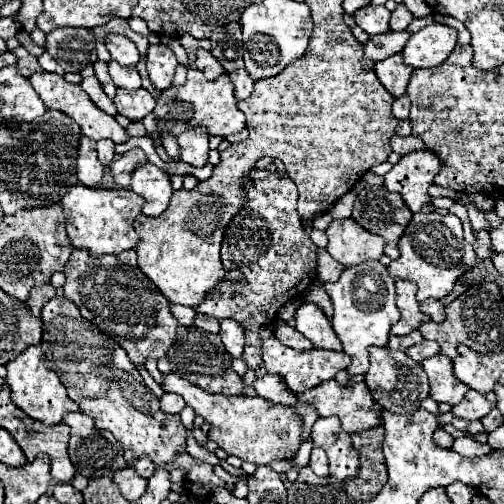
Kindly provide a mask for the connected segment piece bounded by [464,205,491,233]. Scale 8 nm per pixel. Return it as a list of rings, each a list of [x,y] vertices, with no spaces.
[[[464,205],[468,212],[473,233],[490,229],[490,223],[485,219],[484,214],[476,209],[474,205]]]

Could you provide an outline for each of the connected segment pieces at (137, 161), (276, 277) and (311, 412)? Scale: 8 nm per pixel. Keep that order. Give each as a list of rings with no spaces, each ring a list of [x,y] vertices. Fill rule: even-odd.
[[[132,149],[124,155],[114,155],[112,159],[112,165],[110,165],[110,171],[112,171],[112,177],[114,181],[120,185],[120,187],[128,187],[130,183],[130,175],[136,167],[144,165],[146,163],[146,155],[142,153],[142,149]]]
[[[252,169],[252,173],[248,173],[246,183],[246,201],[240,209],[240,213],[236,213],[236,217],[232,217],[232,221],[226,227],[226,235],[222,239],[222,265],[228,271],[226,279],[216,287],[216,291],[212,291],[202,303],[200,307],[196,307],[196,311],[214,317],[214,319],[236,319],[244,331],[246,331],[246,357],[242,357],[248,367],[256,369],[260,363],[260,345],[262,339],[258,337],[260,327],[270,325],[280,307],[286,305],[288,301],[292,301],[294,297],[300,297],[304,293],[304,289],[316,279],[316,251],[318,247],[312,243],[308,231],[302,225],[302,219],[296,211],[296,201],[298,201],[298,189],[292,183],[292,179],[282,179],[278,177],[278,173],[268,173],[268,171],[258,171]]]
[[[300,400],[297,401],[293,409],[302,418],[303,431],[301,442],[304,442],[310,436],[311,428],[315,421],[319,418],[319,415],[311,405]]]

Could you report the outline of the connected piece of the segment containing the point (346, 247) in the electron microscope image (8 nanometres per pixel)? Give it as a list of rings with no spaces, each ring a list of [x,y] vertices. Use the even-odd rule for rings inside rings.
[[[336,219],[326,229],[326,251],[344,267],[380,259],[384,255],[384,239],[362,229],[354,219]]]

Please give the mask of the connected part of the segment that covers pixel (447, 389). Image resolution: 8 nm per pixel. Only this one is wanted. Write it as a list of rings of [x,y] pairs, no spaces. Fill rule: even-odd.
[[[434,355],[430,359],[422,361],[422,367],[430,379],[430,397],[434,401],[444,401],[448,405],[458,405],[466,391],[468,385],[460,383],[454,373],[452,373],[452,361],[444,355]]]

